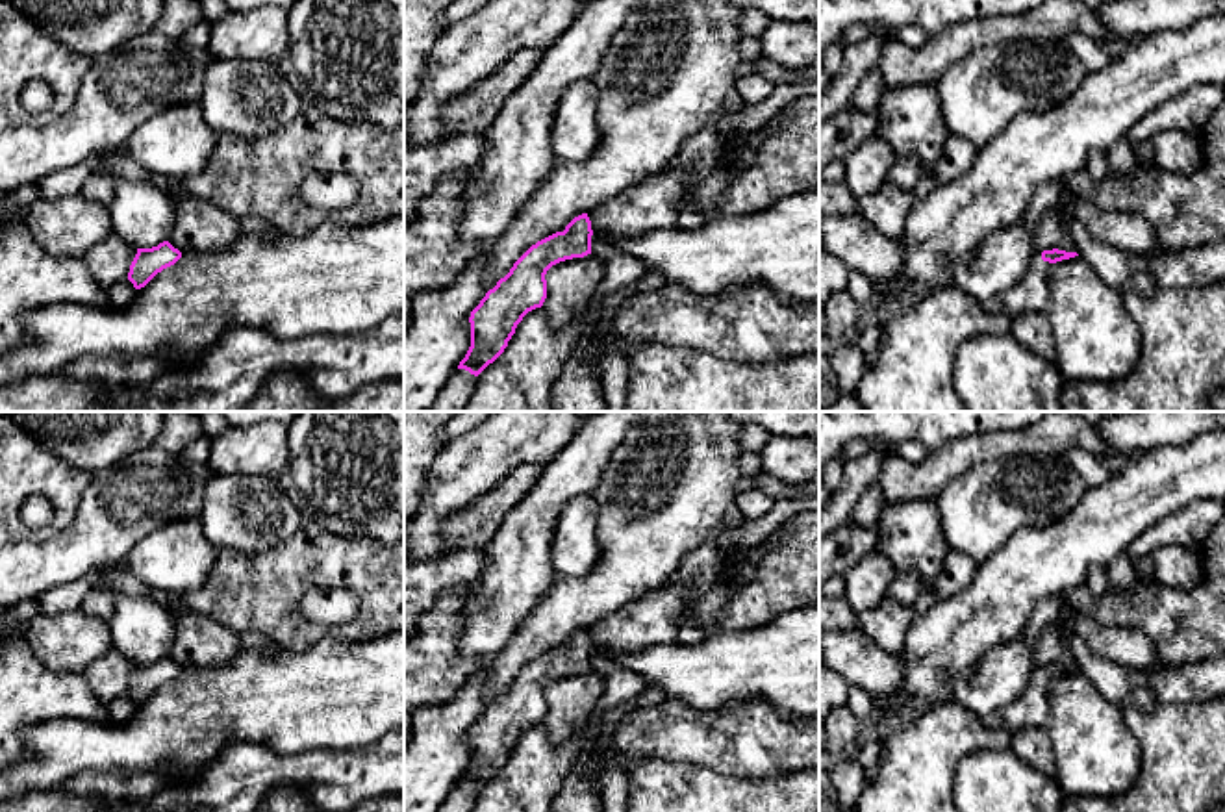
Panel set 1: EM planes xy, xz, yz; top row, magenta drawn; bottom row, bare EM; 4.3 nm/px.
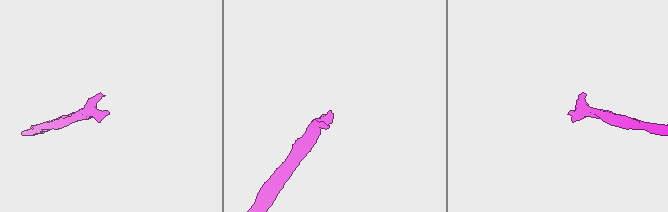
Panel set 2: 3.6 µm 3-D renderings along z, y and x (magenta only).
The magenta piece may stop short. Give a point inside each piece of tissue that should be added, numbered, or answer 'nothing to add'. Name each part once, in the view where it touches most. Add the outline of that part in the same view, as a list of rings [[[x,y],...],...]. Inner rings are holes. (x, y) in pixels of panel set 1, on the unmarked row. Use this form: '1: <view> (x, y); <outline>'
1: yz (1031, 709); [[[1034,667],[1023,693],[1003,710],[984,716],[982,723],[990,729],[1004,729],[1010,732],[1027,727],[1045,727],[1051,680],[1042,675],[1042,667]]]

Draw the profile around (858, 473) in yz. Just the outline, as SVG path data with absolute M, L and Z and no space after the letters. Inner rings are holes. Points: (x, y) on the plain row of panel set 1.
M878 450L867 452L862 458L852 458L843 463L843 478L830 502L819 515L819 536L828 534L838 525L845 523L851 510L862 493L877 480L884 454Z

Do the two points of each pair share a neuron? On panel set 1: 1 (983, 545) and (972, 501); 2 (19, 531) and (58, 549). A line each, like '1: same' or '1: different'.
1: same
2: different

